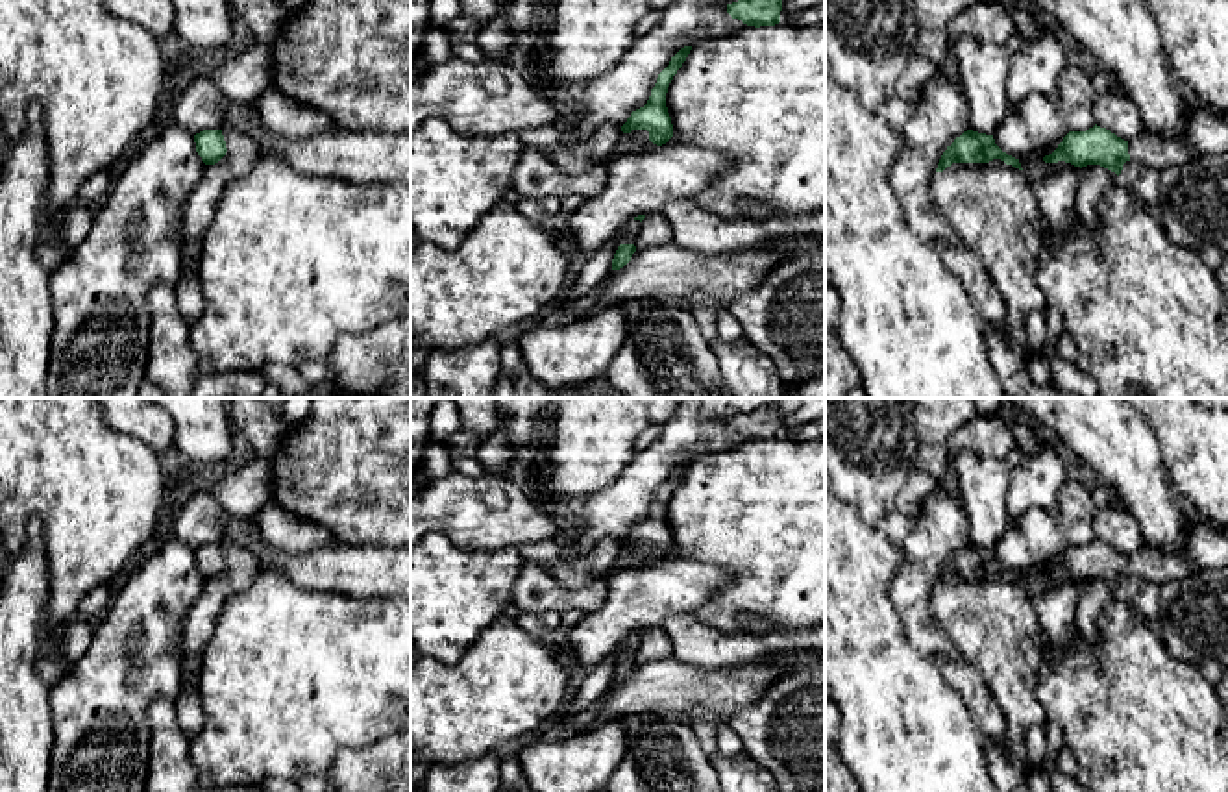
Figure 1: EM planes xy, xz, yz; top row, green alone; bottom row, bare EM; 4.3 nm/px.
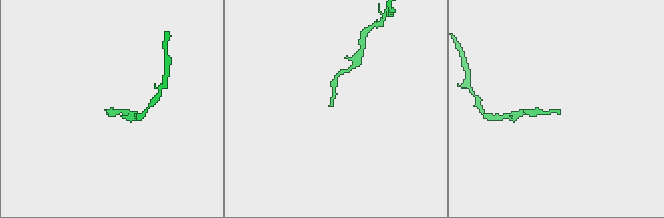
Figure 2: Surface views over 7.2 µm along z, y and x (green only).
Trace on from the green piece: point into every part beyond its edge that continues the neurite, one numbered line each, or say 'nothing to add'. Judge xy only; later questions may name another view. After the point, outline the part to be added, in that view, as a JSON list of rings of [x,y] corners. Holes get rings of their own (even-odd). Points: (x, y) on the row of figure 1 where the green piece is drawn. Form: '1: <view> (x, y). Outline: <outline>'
nothing to add

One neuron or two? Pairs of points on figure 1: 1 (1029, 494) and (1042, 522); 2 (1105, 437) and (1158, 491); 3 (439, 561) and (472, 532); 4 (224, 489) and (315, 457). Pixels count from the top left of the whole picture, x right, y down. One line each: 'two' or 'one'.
1: two
2: one
3: two
4: two

